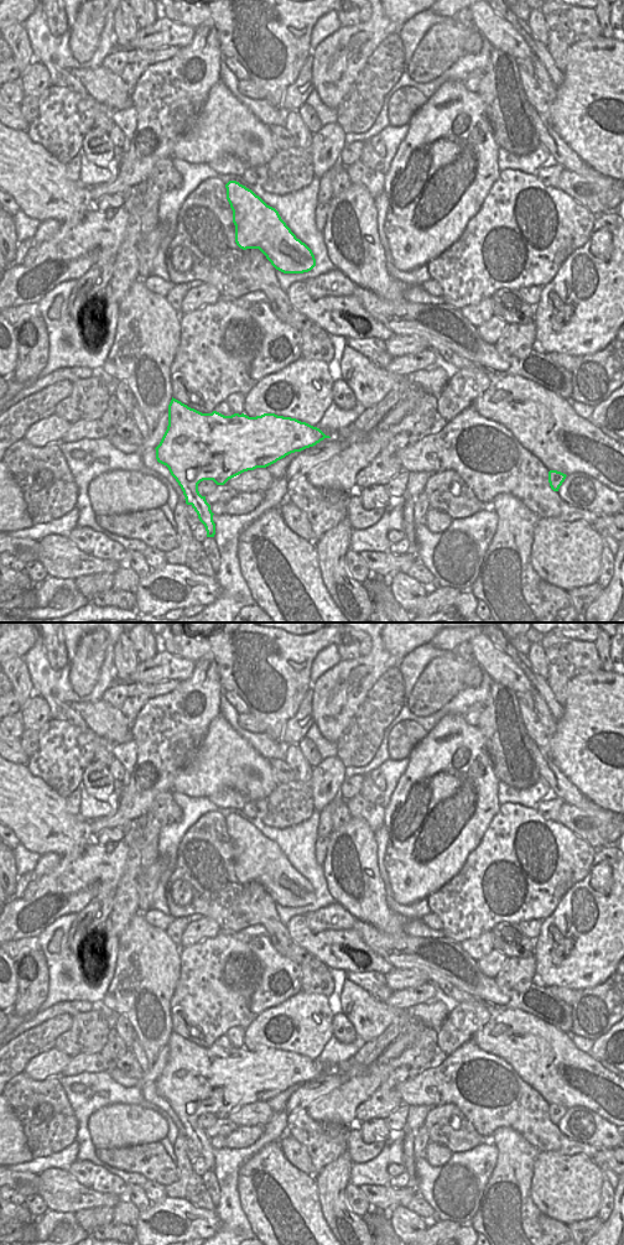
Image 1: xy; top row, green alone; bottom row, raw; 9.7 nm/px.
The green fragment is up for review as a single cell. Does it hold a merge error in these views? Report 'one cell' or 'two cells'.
one cell

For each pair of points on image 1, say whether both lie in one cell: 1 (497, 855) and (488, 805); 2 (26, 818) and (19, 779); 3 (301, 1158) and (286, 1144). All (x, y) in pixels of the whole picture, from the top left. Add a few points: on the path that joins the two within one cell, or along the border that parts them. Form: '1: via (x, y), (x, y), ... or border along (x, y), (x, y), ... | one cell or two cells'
1: border along (500, 806), (477, 847) | two cells
2: via (26, 808), (19, 798), (19, 788) | one cell
3: via (297, 1155), (290, 1146) | one cell

